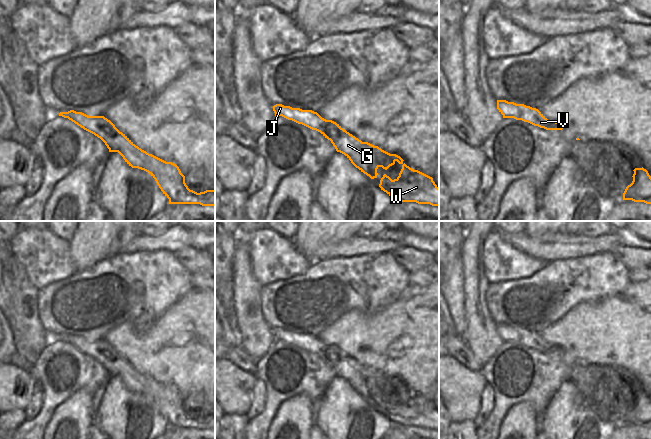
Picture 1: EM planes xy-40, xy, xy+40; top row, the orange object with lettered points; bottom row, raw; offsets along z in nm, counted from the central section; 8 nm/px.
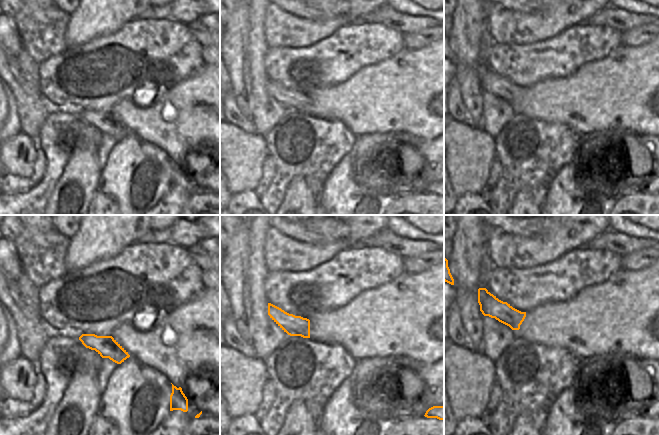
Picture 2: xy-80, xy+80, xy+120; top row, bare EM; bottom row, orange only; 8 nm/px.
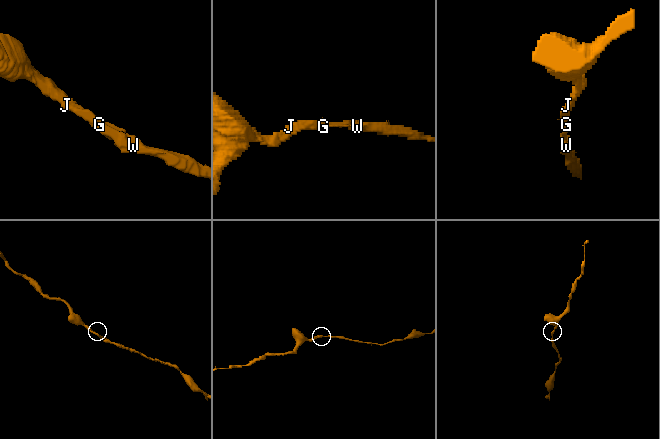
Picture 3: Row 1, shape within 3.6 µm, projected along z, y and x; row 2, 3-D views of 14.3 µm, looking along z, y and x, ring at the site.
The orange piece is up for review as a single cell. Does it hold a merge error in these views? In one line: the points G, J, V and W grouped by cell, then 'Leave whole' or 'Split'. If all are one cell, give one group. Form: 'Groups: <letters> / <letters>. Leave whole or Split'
Groups: G J V W. Leave whole.

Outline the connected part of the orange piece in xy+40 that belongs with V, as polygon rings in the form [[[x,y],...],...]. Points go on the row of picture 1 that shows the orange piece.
[[[497,100],[497,109],[503,118],[514,118],[528,122],[546,130],[562,130],[563,126],[554,120],[548,120],[538,109],[516,104],[506,100]]]

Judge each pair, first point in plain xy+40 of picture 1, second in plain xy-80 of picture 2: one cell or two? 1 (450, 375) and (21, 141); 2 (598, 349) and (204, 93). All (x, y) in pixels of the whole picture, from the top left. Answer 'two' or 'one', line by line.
1: one
2: one

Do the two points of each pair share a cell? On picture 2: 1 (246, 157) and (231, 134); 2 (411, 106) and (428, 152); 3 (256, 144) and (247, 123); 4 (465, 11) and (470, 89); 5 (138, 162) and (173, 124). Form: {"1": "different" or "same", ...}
{"1": "same", "2": "different", "3": "different", "4": "same", "5": "different"}

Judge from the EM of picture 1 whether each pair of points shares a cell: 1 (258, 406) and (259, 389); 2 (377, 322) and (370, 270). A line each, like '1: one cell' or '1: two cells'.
1: one cell
2: two cells

